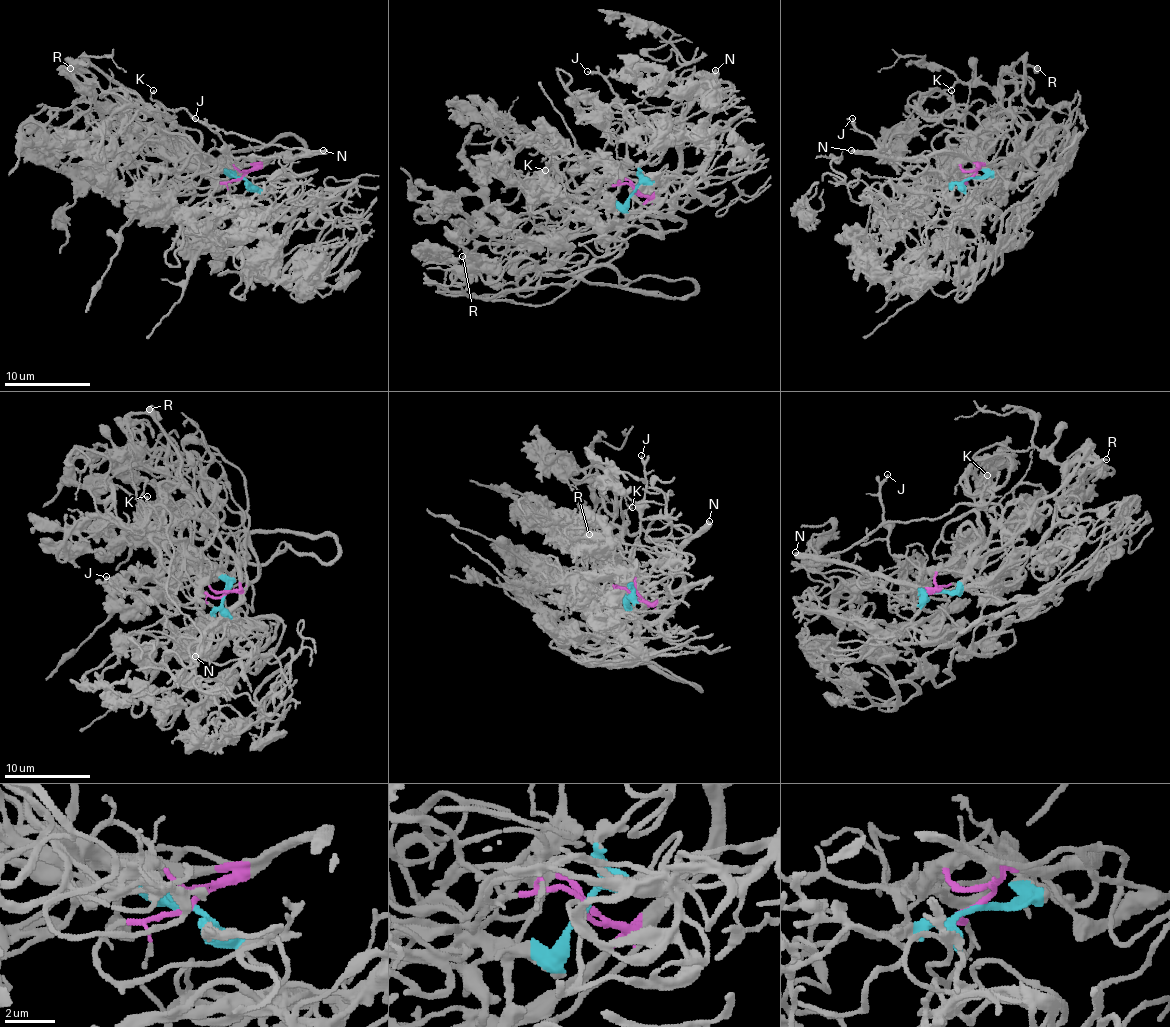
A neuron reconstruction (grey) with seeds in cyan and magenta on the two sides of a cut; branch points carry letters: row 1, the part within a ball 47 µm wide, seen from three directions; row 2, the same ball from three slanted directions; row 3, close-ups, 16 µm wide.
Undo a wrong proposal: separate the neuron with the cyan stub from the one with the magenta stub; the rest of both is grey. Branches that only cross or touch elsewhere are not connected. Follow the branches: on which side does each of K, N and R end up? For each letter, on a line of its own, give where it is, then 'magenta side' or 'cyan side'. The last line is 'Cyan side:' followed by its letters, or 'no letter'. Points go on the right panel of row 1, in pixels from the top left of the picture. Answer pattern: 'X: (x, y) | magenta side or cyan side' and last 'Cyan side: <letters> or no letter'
K: (951, 90) | cyan side
N: (851, 150) | magenta side
R: (1037, 68) | cyan side
Cyan side: K, R

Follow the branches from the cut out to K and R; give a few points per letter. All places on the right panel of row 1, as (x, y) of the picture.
K: (971, 178), (984, 174), (984, 154), (1001, 135), (1012, 128), (984, 128), (973, 117), (958, 113), (952, 89)
R: (971, 178), (984, 174), (984, 154), (1010, 128), (1010, 100), (1023, 87), (1023, 68), (1038, 68)

